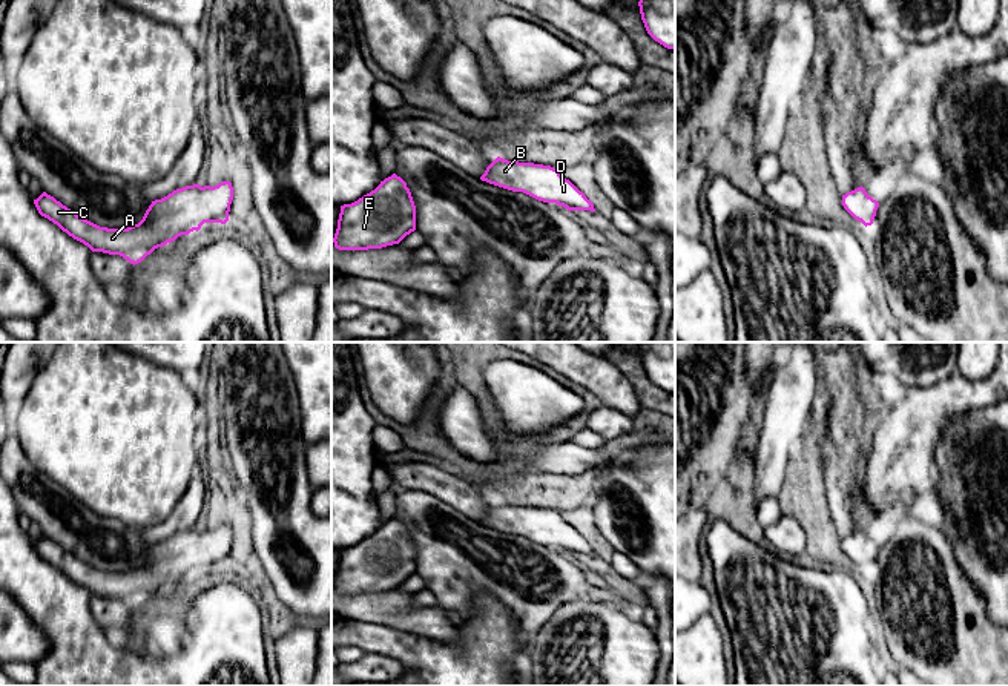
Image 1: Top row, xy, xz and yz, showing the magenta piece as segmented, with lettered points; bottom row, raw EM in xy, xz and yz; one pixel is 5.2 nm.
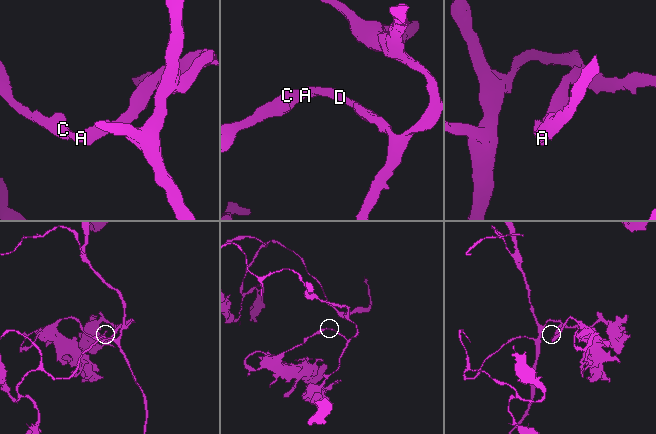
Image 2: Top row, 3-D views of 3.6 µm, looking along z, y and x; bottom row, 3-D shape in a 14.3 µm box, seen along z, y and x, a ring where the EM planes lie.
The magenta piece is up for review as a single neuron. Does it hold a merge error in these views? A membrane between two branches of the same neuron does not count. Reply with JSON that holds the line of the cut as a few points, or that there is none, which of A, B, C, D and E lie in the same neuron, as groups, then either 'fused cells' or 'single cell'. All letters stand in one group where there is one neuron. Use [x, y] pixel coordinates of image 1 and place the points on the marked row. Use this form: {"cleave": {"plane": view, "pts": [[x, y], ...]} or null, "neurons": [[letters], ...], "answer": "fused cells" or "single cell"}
{"cleave": null, "neurons": [["A", "B", "C", "D", "E"]], "answer": "single cell"}

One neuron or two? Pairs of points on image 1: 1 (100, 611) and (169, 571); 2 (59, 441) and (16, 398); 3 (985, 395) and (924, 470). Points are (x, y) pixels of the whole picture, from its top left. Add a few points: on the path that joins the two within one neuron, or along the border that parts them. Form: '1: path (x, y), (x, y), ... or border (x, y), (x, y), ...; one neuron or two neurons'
1: path (117, 596), (152, 576); one neuron
2: border (39, 372), (16, 416); two neurons
3: path (959, 395), (924, 428), (924, 444); one neuron

